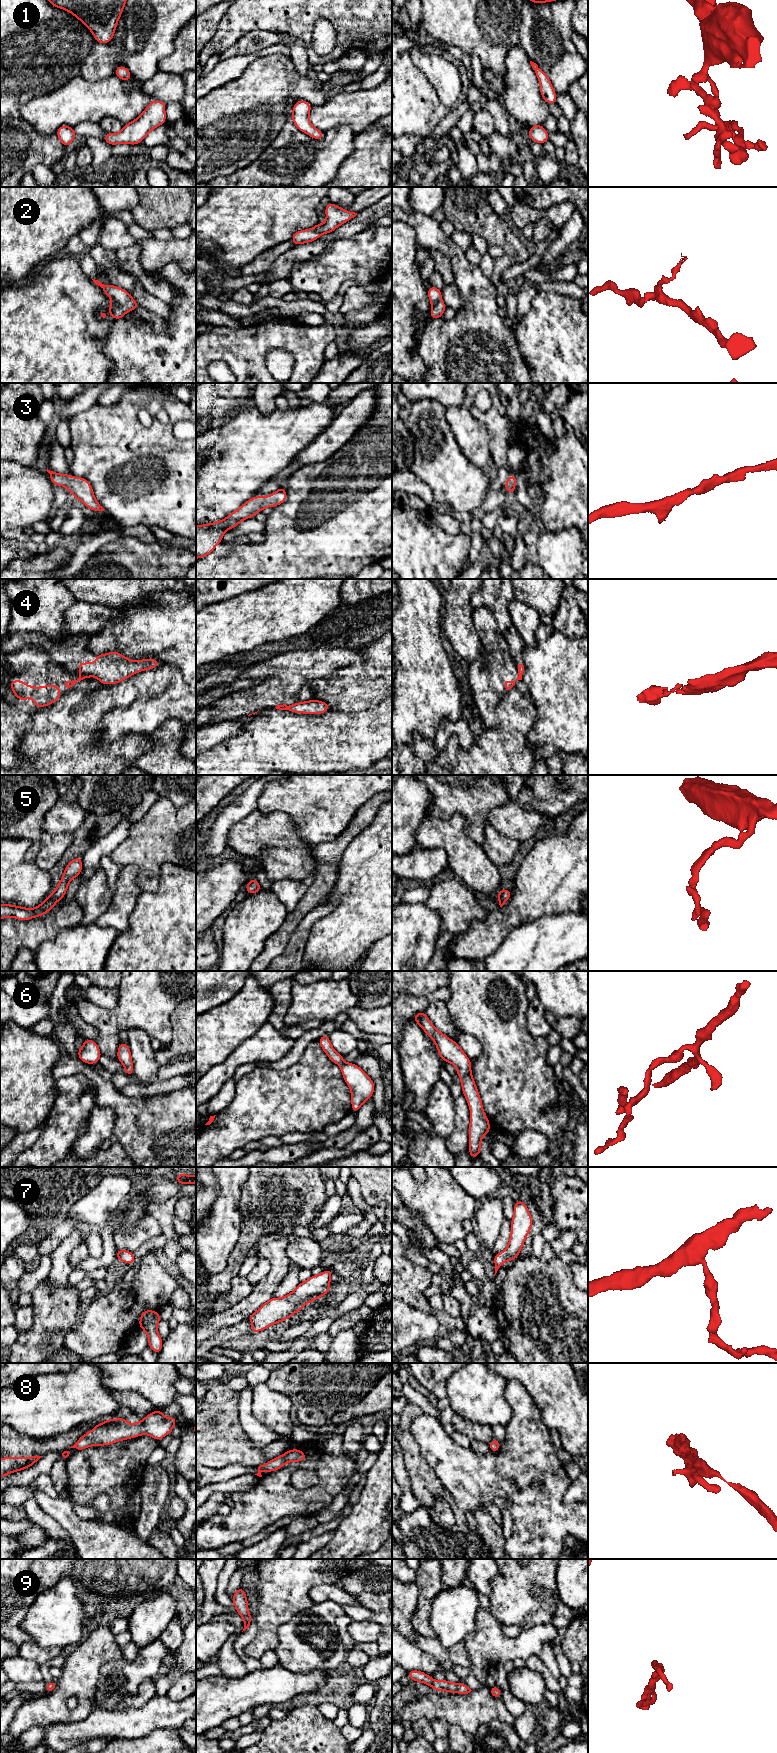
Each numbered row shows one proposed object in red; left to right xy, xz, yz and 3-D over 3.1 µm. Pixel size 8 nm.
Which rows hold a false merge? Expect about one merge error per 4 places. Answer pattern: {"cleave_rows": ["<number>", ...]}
{"cleave_rows": ["4"]}

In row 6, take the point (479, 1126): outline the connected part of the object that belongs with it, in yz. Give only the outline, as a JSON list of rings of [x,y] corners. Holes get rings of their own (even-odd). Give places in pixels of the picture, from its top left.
[[[425,1011],[416,1013],[413,1020],[432,1038],[442,1061],[456,1067],[456,1073],[461,1079],[463,1095],[470,1108],[468,1153],[472,1159],[477,1158],[480,1155],[482,1137],[490,1133],[490,1122],[484,1113],[481,1097],[471,1073],[471,1061],[457,1042],[433,1026]]]

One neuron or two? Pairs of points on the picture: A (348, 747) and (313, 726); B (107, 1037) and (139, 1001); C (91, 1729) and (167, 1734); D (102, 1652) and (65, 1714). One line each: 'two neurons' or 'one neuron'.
A: one neuron
B: one neuron
C: two neurons
D: one neuron

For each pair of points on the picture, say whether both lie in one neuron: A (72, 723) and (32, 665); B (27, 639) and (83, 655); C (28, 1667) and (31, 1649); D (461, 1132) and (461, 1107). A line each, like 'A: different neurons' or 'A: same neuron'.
A: different neurons
B: same neuron
C: different neurons
D: same neuron

